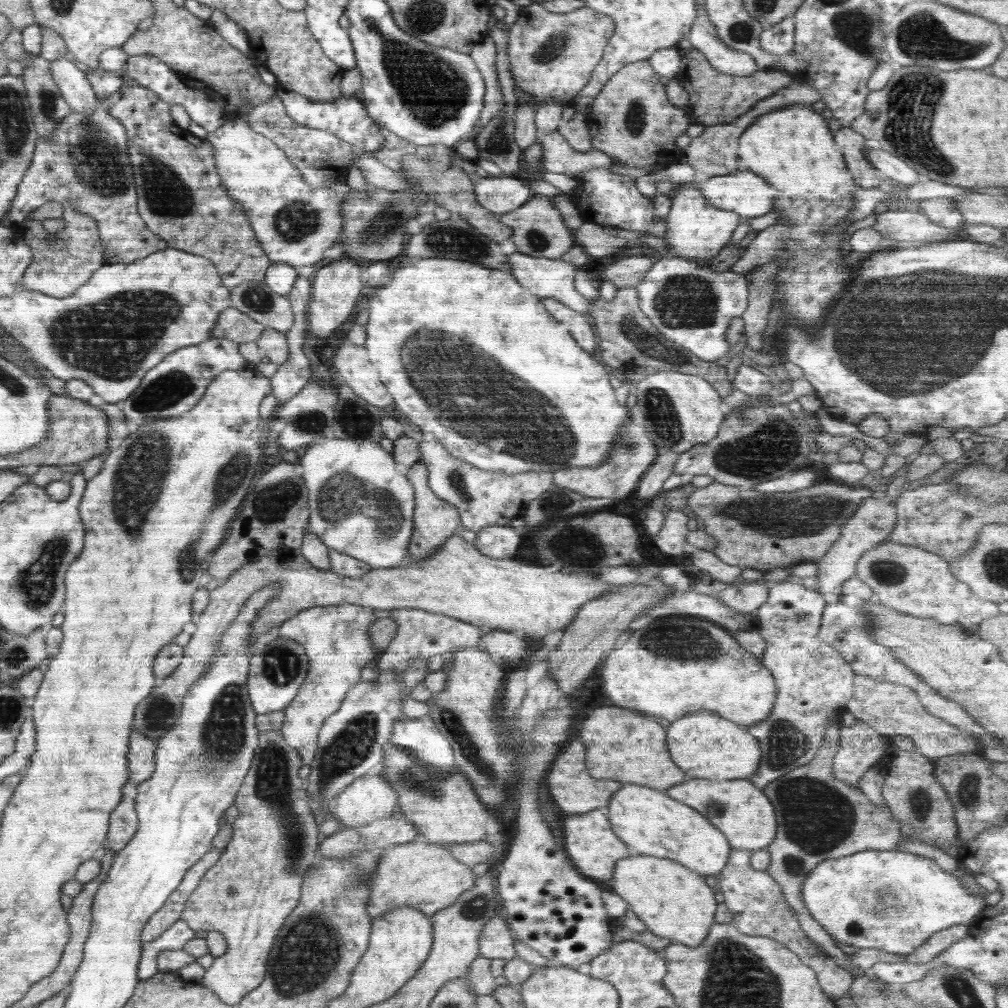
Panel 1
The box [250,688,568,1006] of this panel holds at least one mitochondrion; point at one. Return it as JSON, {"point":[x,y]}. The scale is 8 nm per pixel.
{"point":[309,950]}

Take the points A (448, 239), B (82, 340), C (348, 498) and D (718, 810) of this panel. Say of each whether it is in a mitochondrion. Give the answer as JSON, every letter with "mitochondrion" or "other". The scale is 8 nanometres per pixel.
{"A":"mitochondrion","B":"mitochondrion","C":"mitochondrion","D":"other"}

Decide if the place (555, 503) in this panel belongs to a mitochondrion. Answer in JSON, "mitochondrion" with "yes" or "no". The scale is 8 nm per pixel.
{"mitochondrion":"yes"}

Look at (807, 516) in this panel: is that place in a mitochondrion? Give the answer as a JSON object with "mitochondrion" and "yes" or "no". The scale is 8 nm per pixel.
{"mitochondrion":"yes"}

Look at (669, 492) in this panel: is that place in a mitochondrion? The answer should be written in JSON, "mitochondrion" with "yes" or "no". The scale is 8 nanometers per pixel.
{"mitochondrion":"no"}

